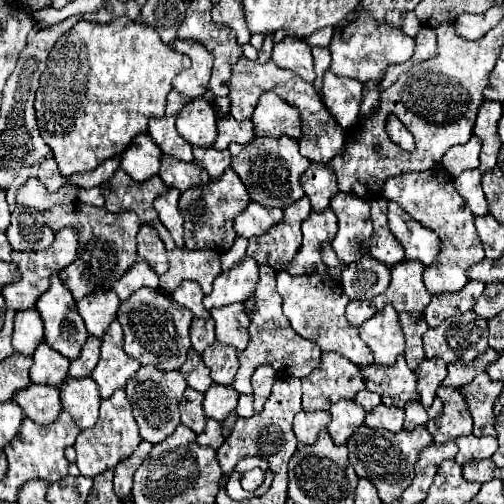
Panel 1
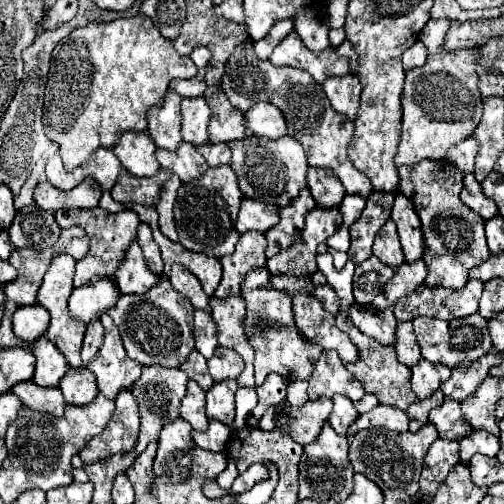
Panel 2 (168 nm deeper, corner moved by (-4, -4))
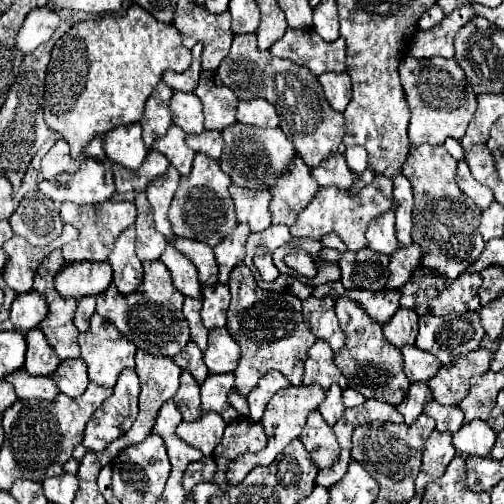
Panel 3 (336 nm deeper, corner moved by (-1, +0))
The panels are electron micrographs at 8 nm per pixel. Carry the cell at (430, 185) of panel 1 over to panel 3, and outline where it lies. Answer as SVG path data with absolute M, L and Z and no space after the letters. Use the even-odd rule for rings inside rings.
M420 145L412 149L408 155L402 173L408 177L414 189L414 227L412 241L422 247L422 267L448 275L456 279L466 267L476 261L484 249L484 241L480 235L480 215L482 209L466 197L456 181L456 165L458 161L448 155L448 151L432 145Z

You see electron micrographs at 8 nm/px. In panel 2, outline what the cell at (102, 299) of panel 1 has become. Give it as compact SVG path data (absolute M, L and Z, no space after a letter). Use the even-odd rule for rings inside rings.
M93 279L87 285L73 289L69 297L69 313L85 325L91 325L91 321L99 319L103 313L115 307L119 295L121 293L113 279Z

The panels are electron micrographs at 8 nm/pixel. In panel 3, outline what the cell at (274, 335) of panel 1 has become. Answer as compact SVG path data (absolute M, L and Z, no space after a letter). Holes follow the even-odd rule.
M244 263L232 269L228 289L232 295L232 303L228 307L226 329L242 349L240 363L234 371L238 393L246 397L256 387L260 377L264 377L272 369L280 371L292 385L300 385L306 353L316 341L302 319L302 301L292 293L260 289Z

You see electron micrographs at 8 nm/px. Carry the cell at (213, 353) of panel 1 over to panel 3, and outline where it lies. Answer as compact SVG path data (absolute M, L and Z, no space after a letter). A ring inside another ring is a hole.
M212 329L208 349L204 351L204 363L210 373L230 373L240 361L240 347L226 329Z

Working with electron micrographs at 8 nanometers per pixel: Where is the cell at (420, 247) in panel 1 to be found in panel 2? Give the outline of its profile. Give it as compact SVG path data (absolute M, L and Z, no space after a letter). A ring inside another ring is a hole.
M397 195L393 209L391 209L391 219L397 223L401 247L405 253L405 261L417 261L423 259L425 253L425 241L423 241L423 231L421 231L421 221L411 207L411 201L407 197Z

